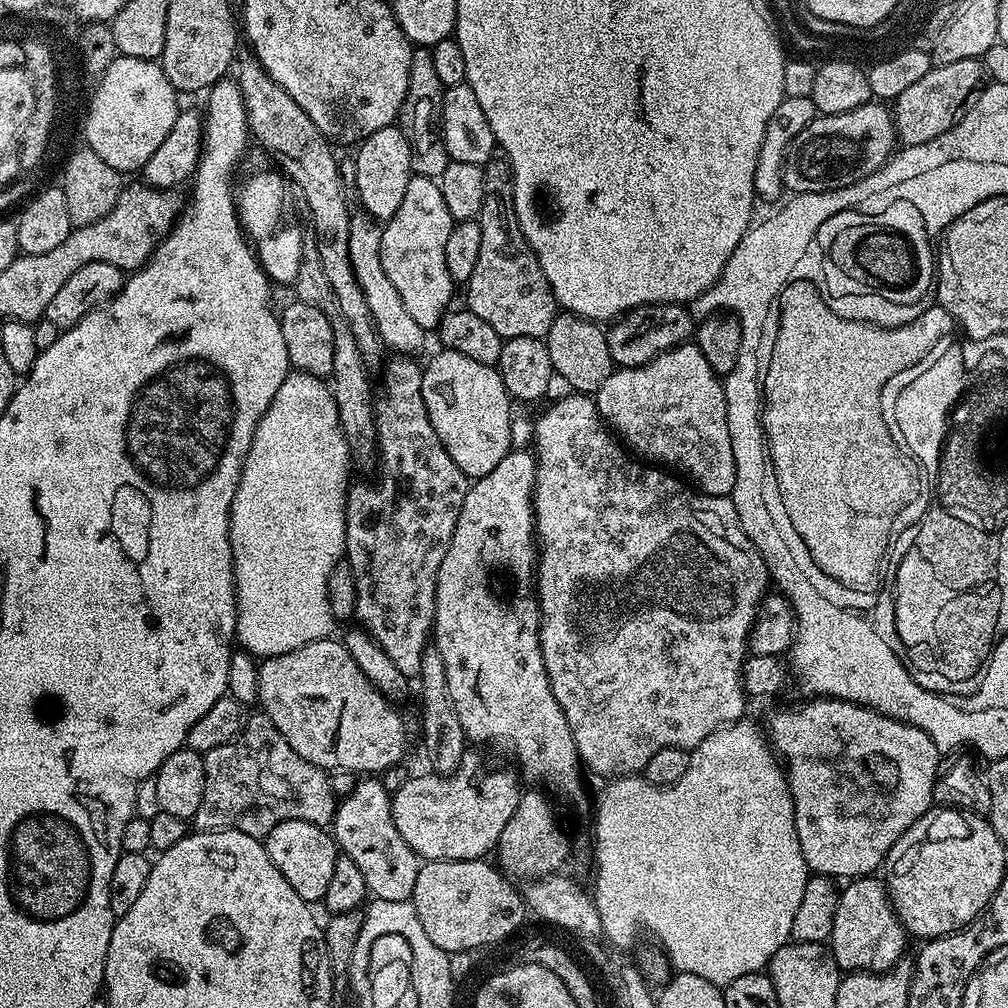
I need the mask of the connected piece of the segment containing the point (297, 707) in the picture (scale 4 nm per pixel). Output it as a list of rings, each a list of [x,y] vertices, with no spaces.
[[[325,638],[315,640],[298,650],[286,654],[267,657],[259,665],[260,681],[258,701],[263,715],[278,726],[282,738],[294,746],[306,762],[325,770],[341,768],[344,772],[362,772],[360,774],[383,774],[391,764],[401,763],[408,748],[408,728],[400,717],[393,701],[379,692],[371,682],[358,670],[358,662],[350,658],[339,639]]]

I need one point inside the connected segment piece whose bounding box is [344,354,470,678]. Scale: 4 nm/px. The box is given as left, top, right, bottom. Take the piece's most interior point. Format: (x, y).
(397, 531)

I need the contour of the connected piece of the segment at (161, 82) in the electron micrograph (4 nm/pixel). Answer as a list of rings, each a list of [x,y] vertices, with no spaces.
[[[117,55],[112,59],[104,75],[99,77],[96,90],[91,93],[88,102],[88,117],[86,118],[86,146],[102,158],[102,162],[114,166],[121,174],[127,172],[139,173],[144,163],[162,146],[162,138],[170,134],[170,126],[174,126],[174,118],[178,111],[176,87],[166,78],[163,68],[155,60],[130,58]]]

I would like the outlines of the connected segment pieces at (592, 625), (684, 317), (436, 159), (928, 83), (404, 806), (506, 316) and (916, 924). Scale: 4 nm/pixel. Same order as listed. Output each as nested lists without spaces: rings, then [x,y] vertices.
[[[567,395],[557,404],[550,405],[536,420],[536,485],[532,487],[532,511],[534,532],[538,537],[538,559],[534,565],[534,595],[540,605],[542,662],[550,678],[550,690],[554,690],[558,706],[562,706],[562,714],[566,714],[566,722],[570,722],[574,746],[583,767],[603,778],[636,776],[643,773],[646,762],[650,762],[658,750],[694,749],[716,729],[745,715],[746,693],[740,682],[740,672],[748,652],[748,635],[756,621],[756,609],[769,591],[770,581],[766,562],[762,554],[758,554],[754,542],[746,538],[742,522],[738,522],[738,510],[734,510],[734,502],[729,497],[707,496],[671,471],[633,458],[604,423],[591,395]]]
[[[643,304],[641,308],[634,308],[631,312],[625,312],[619,317],[607,329],[606,335],[610,346],[610,358],[616,368],[641,368],[662,353],[678,347],[679,344],[689,343],[694,336],[694,319],[689,309],[682,304]]]
[[[417,47],[412,53],[410,86],[406,90],[406,98],[400,107],[398,126],[402,134],[406,134],[406,142],[410,142],[413,173],[435,181],[439,181],[442,170],[446,170],[449,162],[440,123],[440,107],[444,101],[444,89],[443,82],[438,79],[438,73],[434,71],[431,47]]]
[[[983,59],[950,62],[950,66],[932,67],[919,82],[913,82],[903,94],[898,94],[898,98],[891,105],[892,121],[896,124],[899,143],[904,146],[921,144],[946,134],[946,130],[950,130],[958,122],[962,122],[962,118],[971,110],[972,104],[981,96],[985,87],[986,73]]]
[[[464,766],[457,768],[451,778],[444,774],[412,774],[402,790],[391,793],[394,825],[421,861],[478,860],[487,857],[487,852],[491,853],[500,841],[506,822],[510,822],[510,817],[514,815],[514,798],[522,795],[519,779],[508,780],[508,794],[492,794],[490,802],[481,796],[476,782],[468,785],[464,781],[468,776],[466,769]]]
[[[500,154],[483,165],[483,169],[486,194],[482,198],[482,210],[478,217],[482,226],[482,247],[474,274],[470,274],[466,282],[466,307],[478,314],[478,318],[490,322],[490,326],[494,326],[494,330],[498,330],[505,340],[523,336],[539,340],[547,337],[558,315],[558,305],[534,250],[522,234],[522,226],[514,210],[512,164],[507,156]]]
[[[933,807],[922,818],[918,818],[894,842],[888,852],[886,869],[886,887],[896,911],[896,917],[904,925],[905,933],[921,936],[927,942],[957,932],[965,928],[970,921],[976,919],[994,898],[998,886],[1002,882],[1002,874],[1006,870],[1004,864],[1006,845],[998,838],[991,823],[985,817],[976,816],[972,812],[959,812],[956,808]]]

